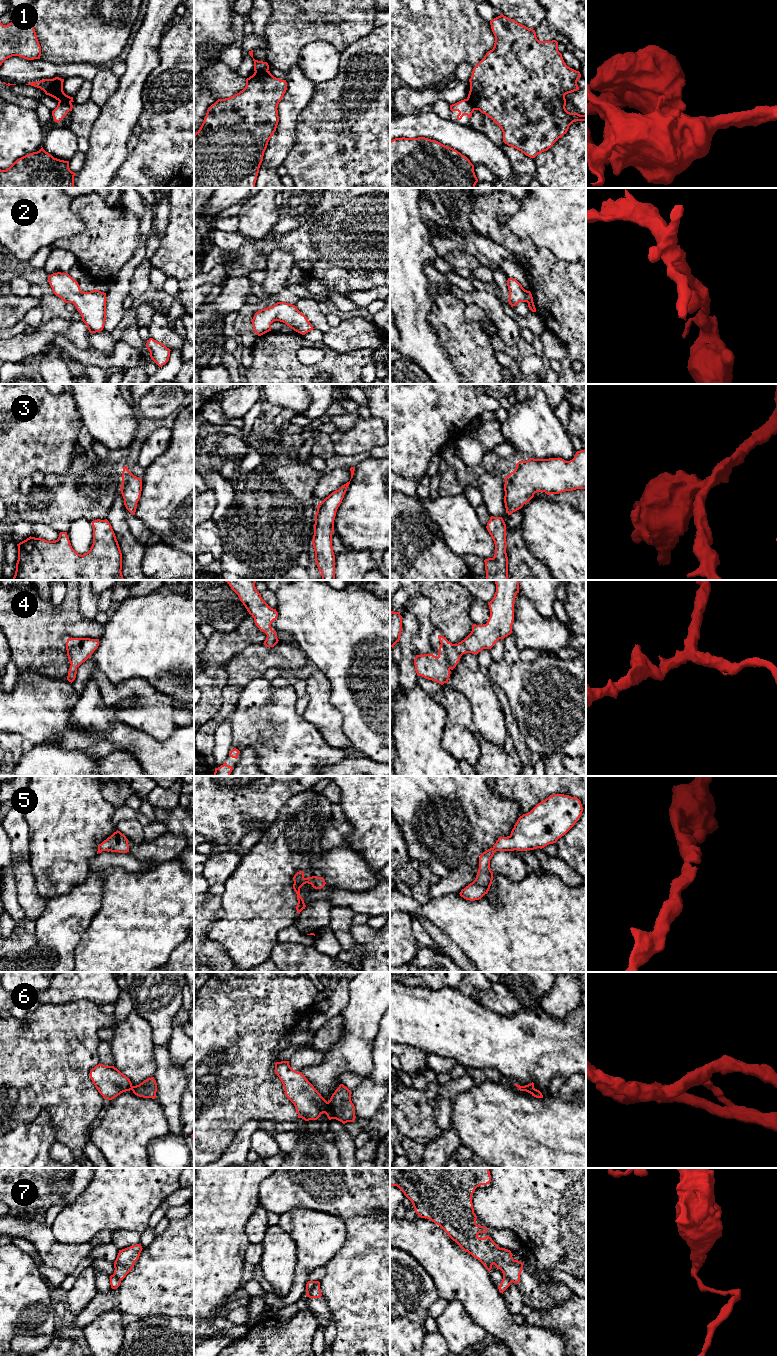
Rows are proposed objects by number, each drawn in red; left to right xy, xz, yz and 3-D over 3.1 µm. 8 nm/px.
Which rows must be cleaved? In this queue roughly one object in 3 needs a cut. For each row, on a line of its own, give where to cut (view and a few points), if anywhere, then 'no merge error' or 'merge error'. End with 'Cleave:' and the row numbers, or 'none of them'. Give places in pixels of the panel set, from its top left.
1: cut xz (267, 70), (255, 72); merge error
2: cut none; no merge error
3: cut none; no merge error
4: cut none; no merge error
5: cut none; no merge error
6: cut yz (519, 1087), (533, 1088); merge error
7: cut xz (319, 1282), (307, 1293); merge error
Cleave: 1, 6, 7

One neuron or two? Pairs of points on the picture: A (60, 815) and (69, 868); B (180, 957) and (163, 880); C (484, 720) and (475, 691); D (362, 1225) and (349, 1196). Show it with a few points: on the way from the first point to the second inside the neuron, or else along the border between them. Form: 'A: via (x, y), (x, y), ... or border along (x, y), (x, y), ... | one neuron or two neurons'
A: via (62, 828), (62, 855) | one neuron
B: border along (183, 942), (171, 953), (167, 961) | two neurons
C: via (484, 713), (482, 698) | one neuron
D: border along (369, 1216), (353, 1216), (344, 1220) | two neurons

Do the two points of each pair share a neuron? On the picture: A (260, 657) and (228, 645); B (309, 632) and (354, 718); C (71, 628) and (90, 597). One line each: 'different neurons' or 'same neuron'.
A: different neurons
B: same neuron
C: different neurons

